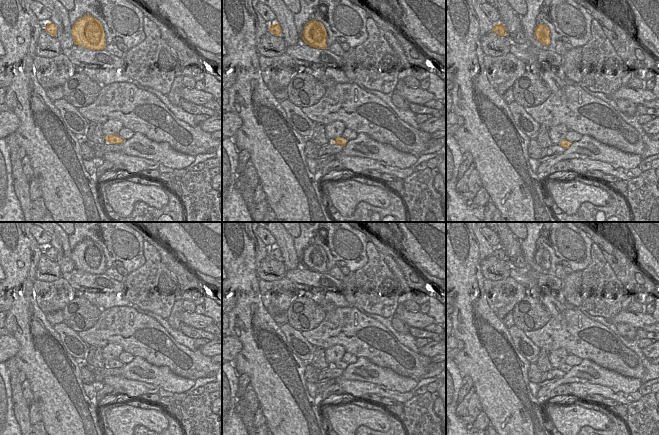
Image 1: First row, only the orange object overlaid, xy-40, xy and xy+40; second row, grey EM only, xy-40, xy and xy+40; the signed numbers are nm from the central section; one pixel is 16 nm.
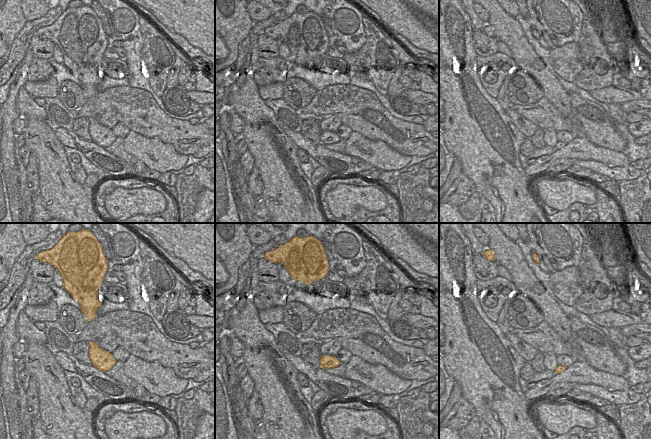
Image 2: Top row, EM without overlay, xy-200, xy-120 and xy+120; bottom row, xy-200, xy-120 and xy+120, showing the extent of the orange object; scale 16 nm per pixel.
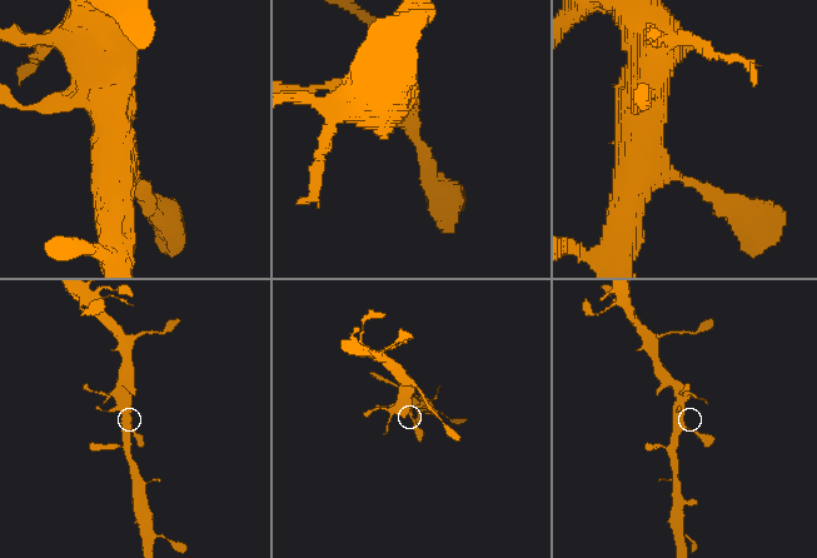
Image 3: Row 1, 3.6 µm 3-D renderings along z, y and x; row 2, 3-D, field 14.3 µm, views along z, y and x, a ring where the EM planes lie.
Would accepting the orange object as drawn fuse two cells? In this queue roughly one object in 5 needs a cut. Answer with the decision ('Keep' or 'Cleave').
Keep

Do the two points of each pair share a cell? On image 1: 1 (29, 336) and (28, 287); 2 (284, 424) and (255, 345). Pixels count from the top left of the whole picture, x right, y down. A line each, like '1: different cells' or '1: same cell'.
1: same cell
2: same cell

